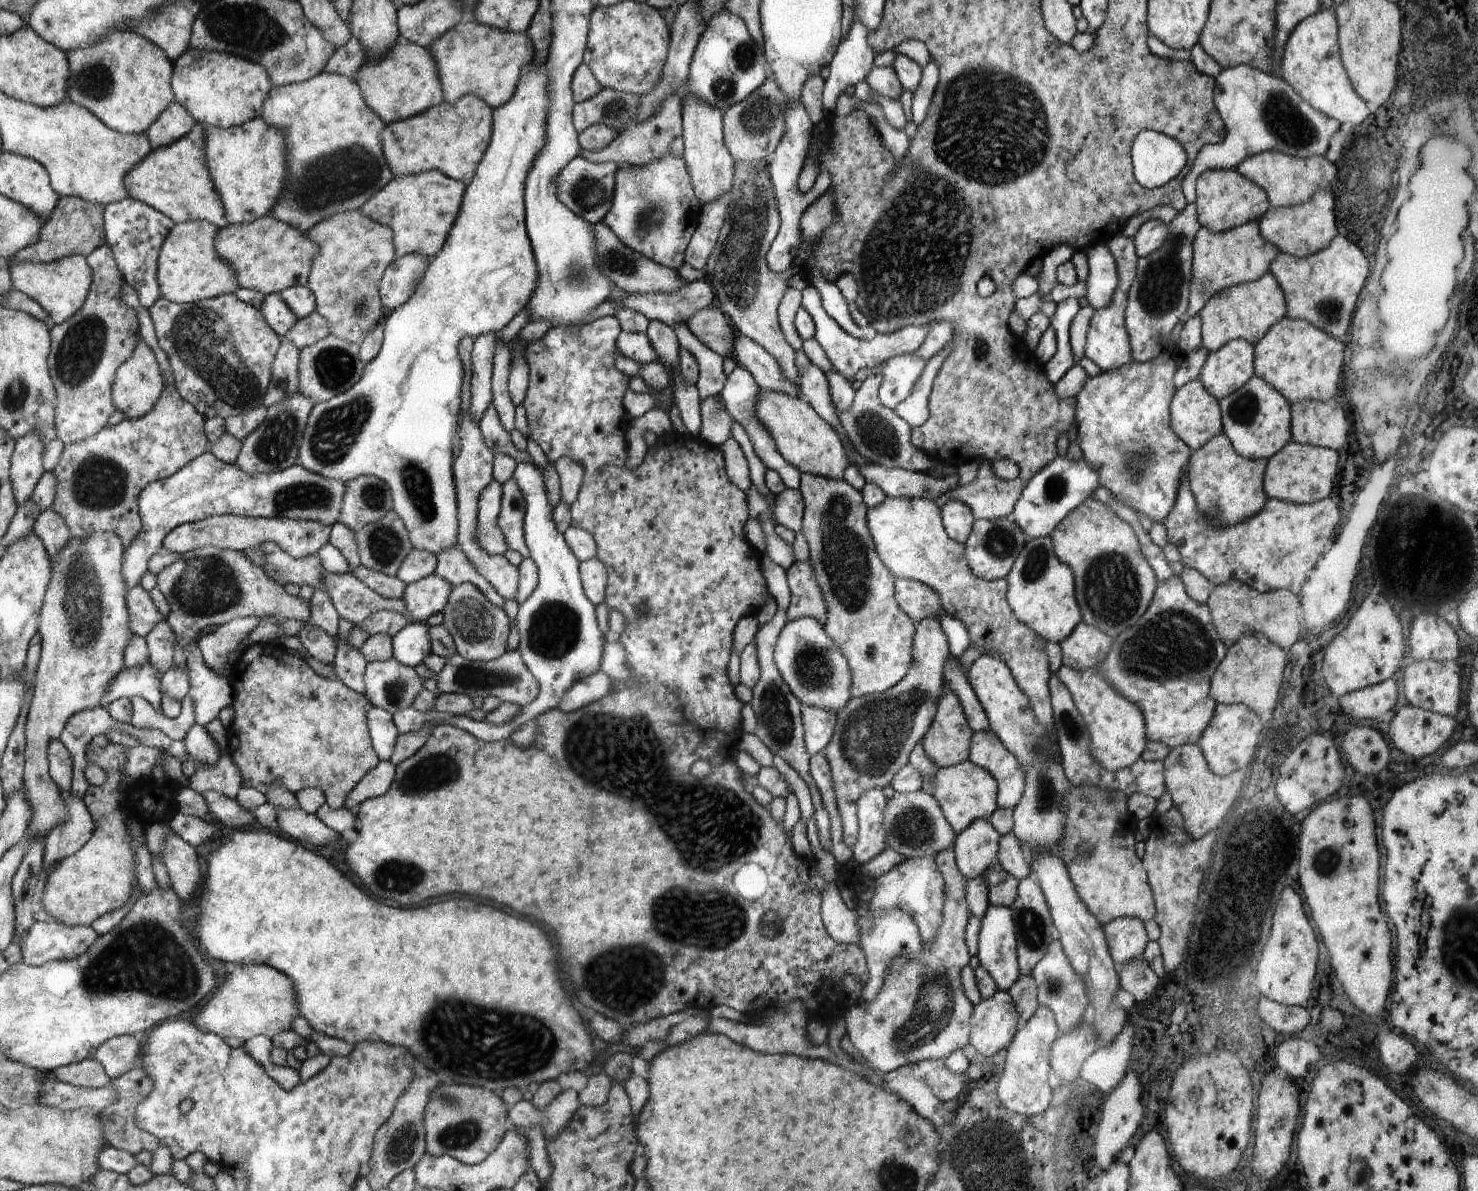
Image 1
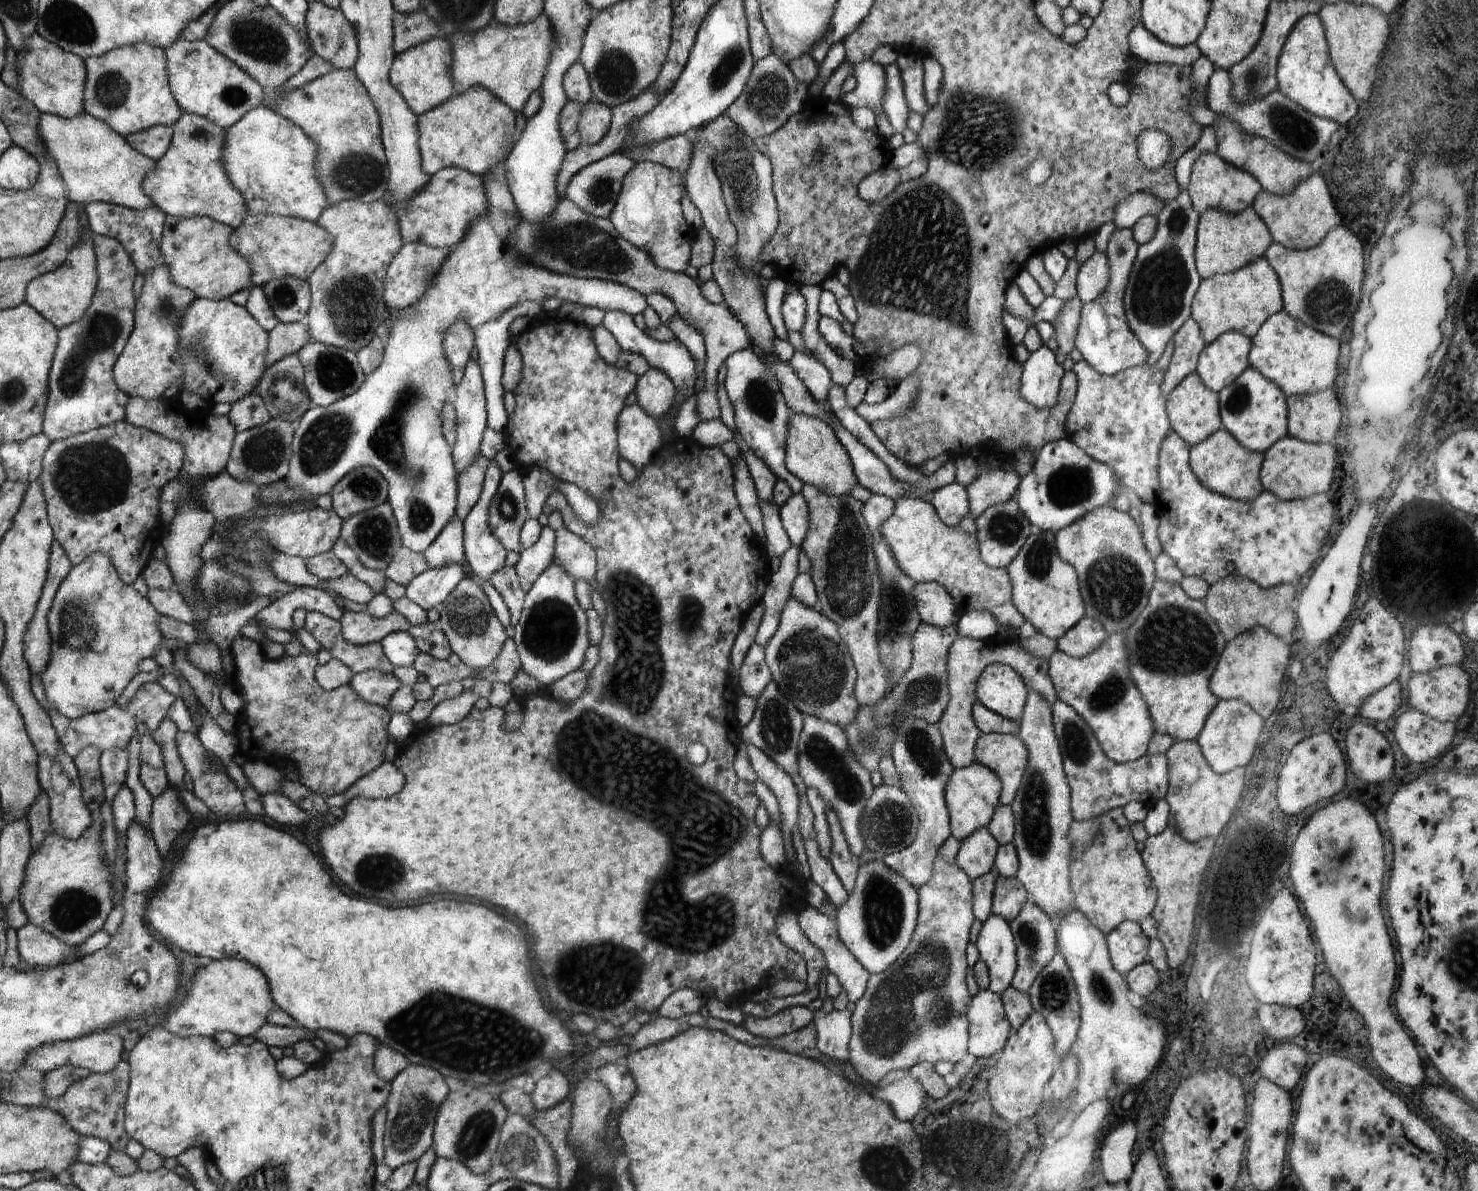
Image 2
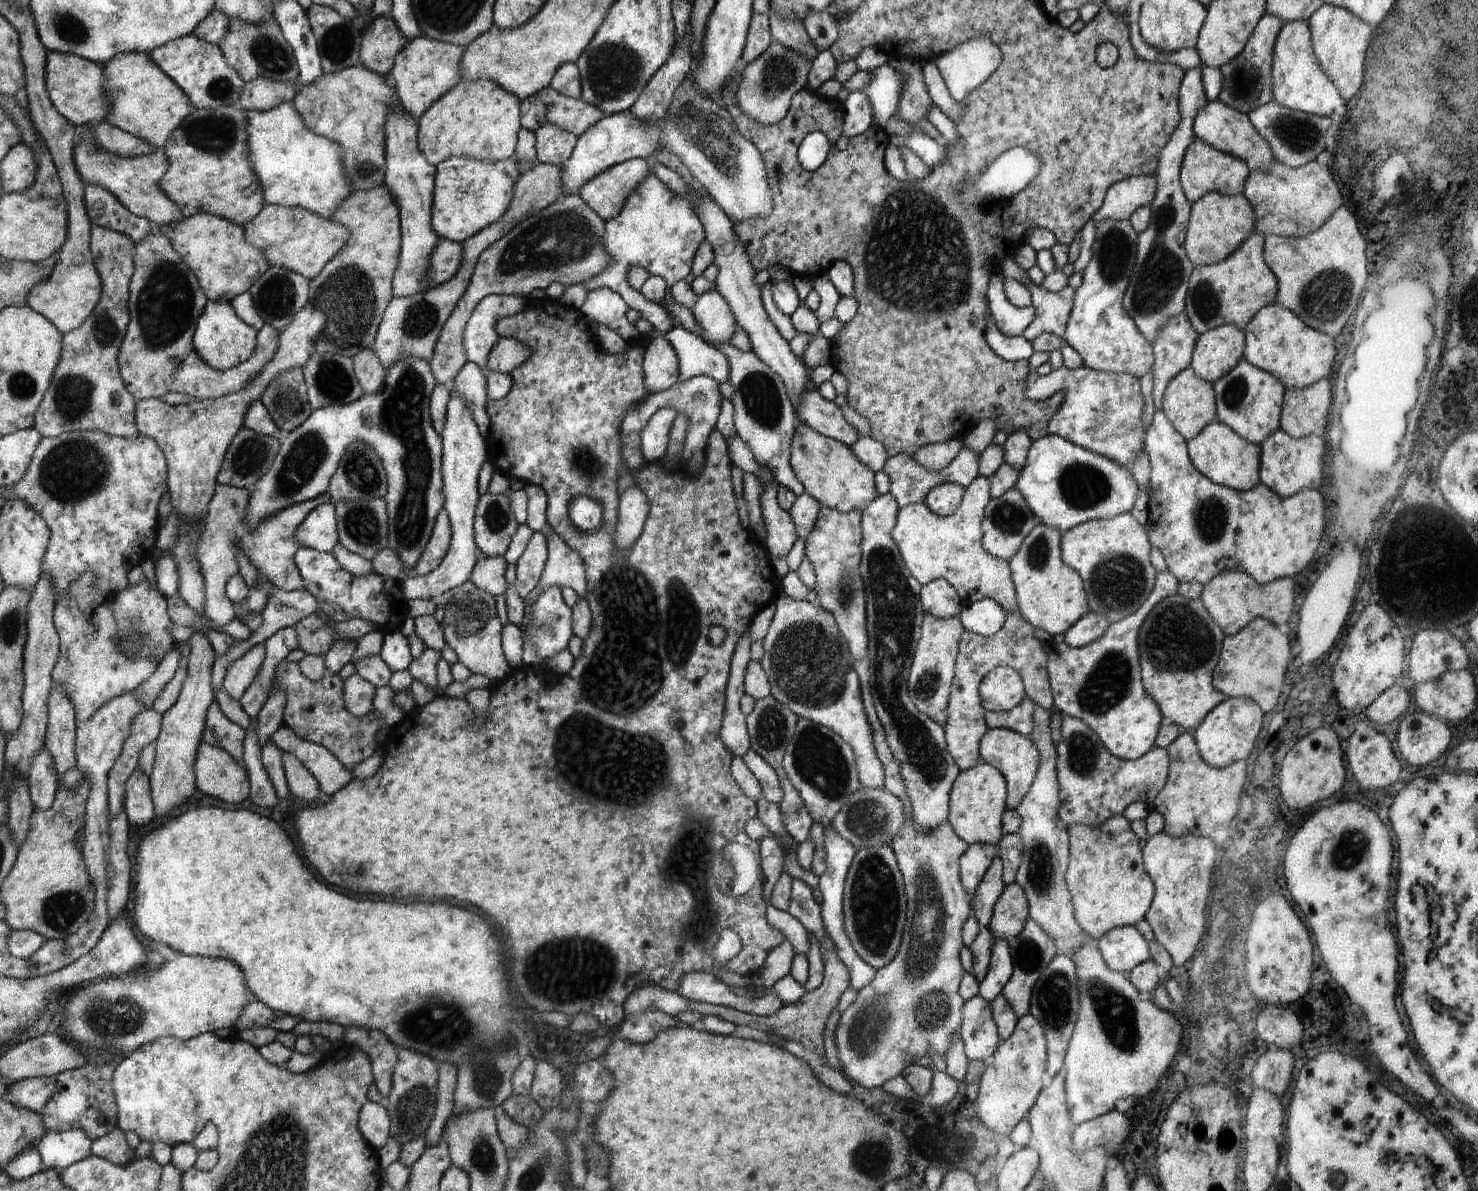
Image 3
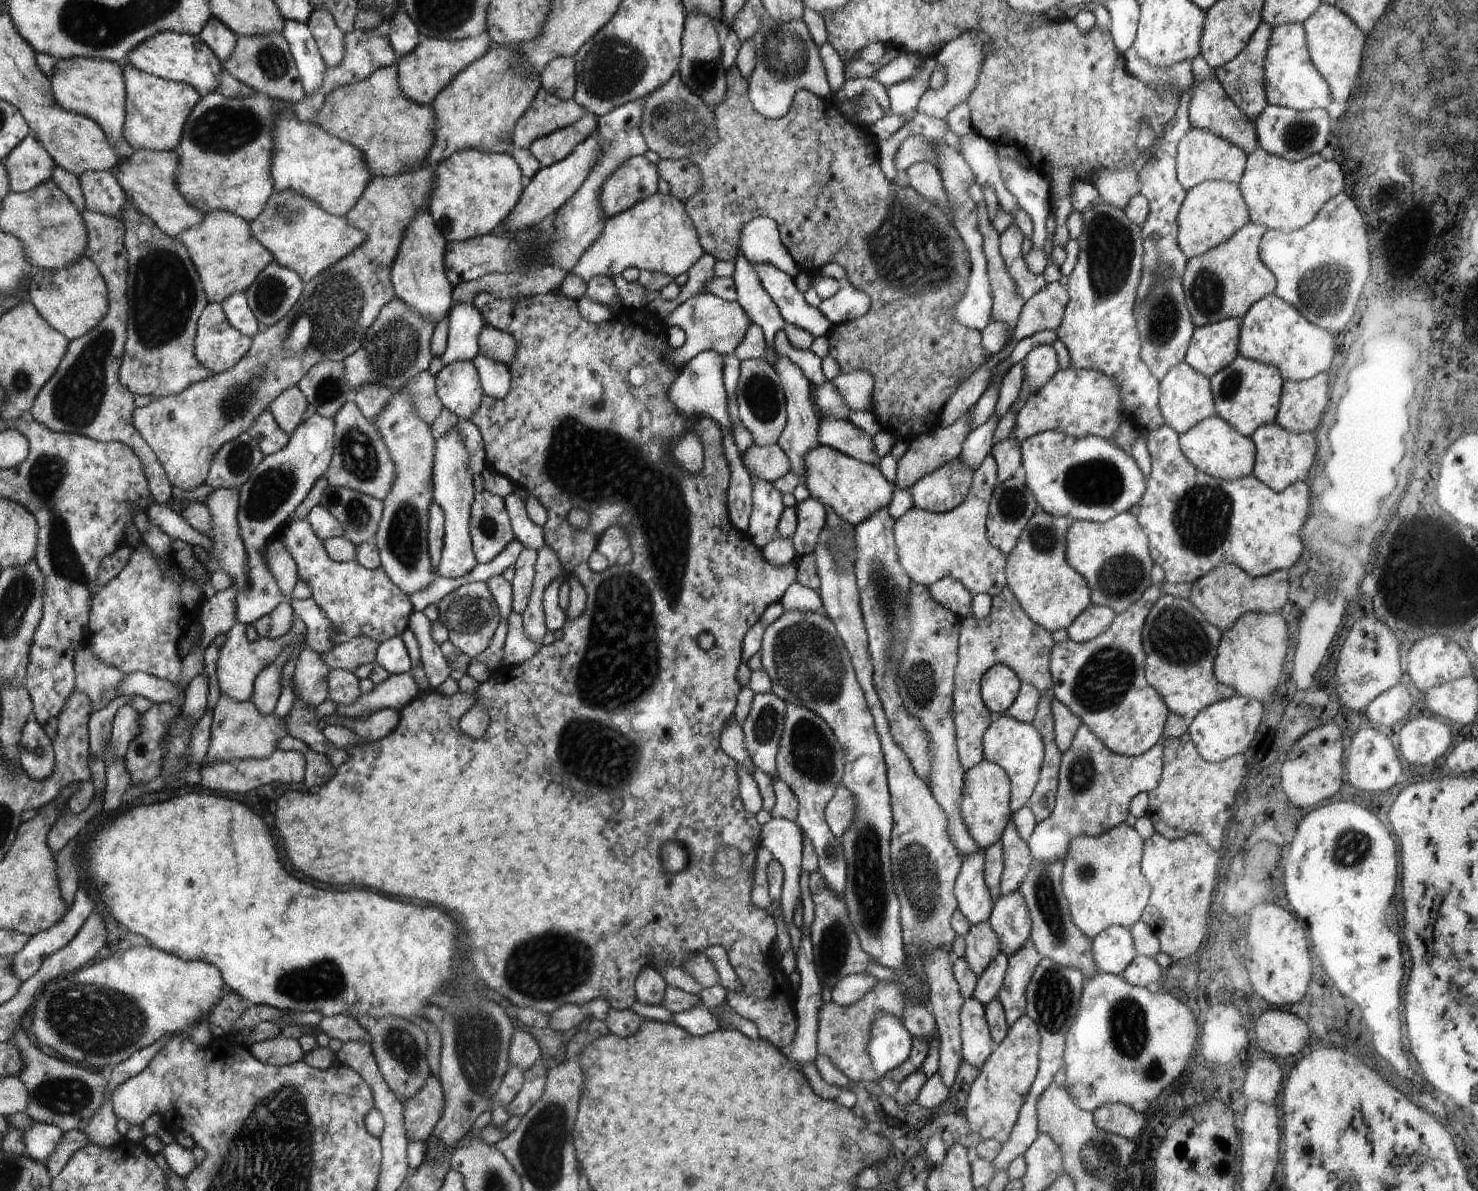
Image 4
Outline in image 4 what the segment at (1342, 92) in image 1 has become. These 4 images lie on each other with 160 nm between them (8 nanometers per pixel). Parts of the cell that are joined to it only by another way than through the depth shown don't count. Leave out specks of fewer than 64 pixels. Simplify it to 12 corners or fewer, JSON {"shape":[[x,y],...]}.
{"shape":[[1302,23],[1272,27],[1267,105],[1296,111],[1333,102],[1310,60]]}

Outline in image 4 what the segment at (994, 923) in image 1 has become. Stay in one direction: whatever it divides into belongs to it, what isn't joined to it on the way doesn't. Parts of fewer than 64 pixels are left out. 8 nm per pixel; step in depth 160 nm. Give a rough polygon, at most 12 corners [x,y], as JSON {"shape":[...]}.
{"shape":[[1000,954],[977,978],[973,998],[984,1006],[1002,987],[1008,957]]}

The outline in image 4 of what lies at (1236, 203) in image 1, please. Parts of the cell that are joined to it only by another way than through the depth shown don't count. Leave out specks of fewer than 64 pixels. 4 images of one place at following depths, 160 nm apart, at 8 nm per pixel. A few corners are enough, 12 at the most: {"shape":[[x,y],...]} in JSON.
{"shape":[[1193,127],[1178,142],[1184,191],[1206,180],[1238,184],[1248,162],[1236,144]]}

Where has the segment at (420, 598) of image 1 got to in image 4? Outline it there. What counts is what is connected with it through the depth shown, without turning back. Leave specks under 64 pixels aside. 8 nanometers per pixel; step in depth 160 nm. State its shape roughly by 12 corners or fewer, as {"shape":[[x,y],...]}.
{"shape":[[450,428],[436,441],[433,500],[446,514],[439,577],[479,564],[468,522],[468,450]]}

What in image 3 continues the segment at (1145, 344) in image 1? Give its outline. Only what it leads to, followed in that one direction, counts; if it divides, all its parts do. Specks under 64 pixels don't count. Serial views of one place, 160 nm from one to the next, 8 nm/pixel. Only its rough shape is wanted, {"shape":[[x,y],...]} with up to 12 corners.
{"shape":[[1200,66],[1158,154],[1150,224],[1123,306],[1150,345],[1184,311],[1194,270],[1179,177],[1207,102]]}

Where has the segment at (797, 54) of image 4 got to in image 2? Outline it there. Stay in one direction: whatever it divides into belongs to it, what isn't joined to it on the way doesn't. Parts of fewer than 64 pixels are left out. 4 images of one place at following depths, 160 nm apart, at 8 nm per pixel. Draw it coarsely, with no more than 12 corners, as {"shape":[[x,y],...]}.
{"shape":[[771,53],[728,114],[752,140],[802,110],[808,84]]}

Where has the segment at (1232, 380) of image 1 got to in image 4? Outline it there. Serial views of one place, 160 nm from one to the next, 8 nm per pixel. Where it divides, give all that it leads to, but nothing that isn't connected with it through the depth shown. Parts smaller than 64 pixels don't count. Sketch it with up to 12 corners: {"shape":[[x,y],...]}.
{"shape":[[1239,318],[1195,326],[1184,362],[1210,379],[1239,356]]}

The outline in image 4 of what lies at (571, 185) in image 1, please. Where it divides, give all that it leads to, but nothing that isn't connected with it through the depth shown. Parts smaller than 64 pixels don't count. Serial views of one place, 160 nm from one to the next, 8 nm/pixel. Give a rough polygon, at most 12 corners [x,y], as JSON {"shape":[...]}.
{"shape":[[628,158],[604,180],[600,206],[611,218],[658,192],[657,166]]}

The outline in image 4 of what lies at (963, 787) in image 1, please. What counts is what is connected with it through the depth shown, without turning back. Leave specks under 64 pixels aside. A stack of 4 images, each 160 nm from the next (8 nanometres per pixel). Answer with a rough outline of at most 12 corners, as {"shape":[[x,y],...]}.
{"shape":[[983,759],[964,774],[962,821],[986,850],[1012,814],[1010,780]]}

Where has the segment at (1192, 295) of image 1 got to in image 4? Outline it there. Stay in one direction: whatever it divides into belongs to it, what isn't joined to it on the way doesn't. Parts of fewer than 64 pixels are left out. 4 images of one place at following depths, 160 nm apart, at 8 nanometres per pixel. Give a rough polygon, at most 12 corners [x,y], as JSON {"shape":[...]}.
{"shape":[[1206,180],[1186,190],[1177,242],[1202,256],[1246,226],[1238,184]]}

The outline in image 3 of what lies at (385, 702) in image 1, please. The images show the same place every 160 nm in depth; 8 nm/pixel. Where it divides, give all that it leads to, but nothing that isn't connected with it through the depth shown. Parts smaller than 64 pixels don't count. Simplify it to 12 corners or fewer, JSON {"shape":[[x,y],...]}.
{"shape":[[360,674],[343,680],[344,704],[355,717],[374,712],[376,686]]}

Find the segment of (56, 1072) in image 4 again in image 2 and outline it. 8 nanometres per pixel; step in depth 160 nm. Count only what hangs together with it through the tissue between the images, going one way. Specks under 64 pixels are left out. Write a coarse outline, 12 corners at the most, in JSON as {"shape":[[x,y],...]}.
{"shape":[[126,1060],[50,1108],[79,1135],[125,1150]]}

